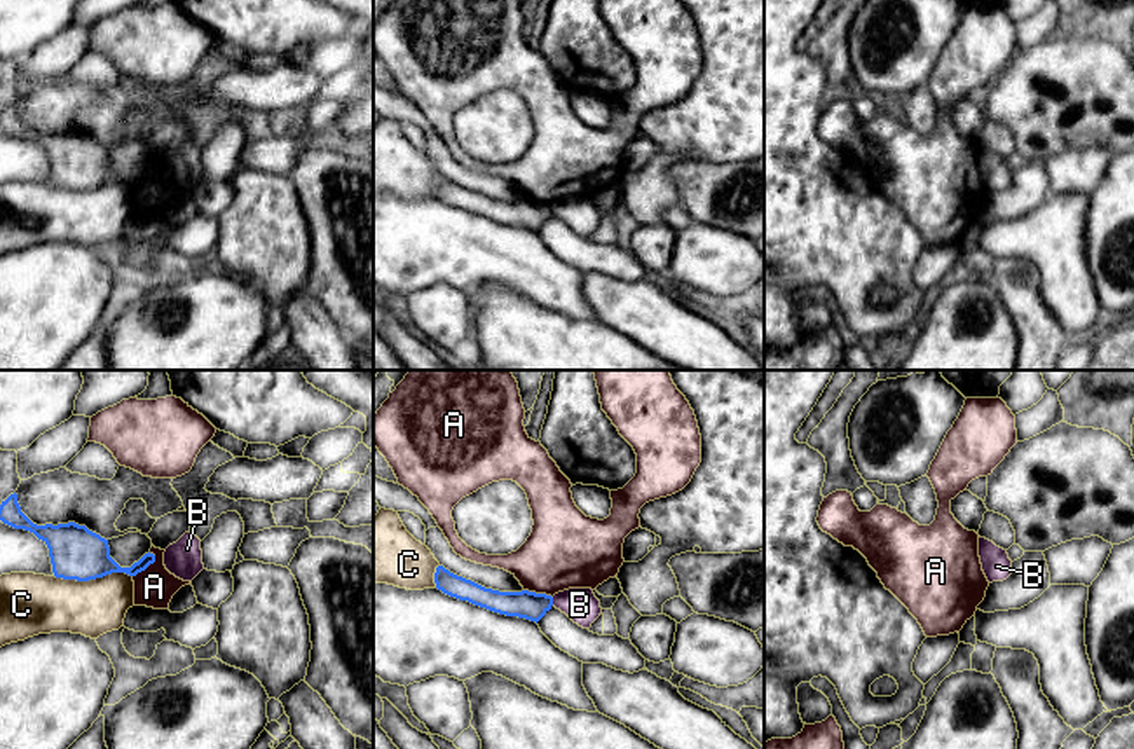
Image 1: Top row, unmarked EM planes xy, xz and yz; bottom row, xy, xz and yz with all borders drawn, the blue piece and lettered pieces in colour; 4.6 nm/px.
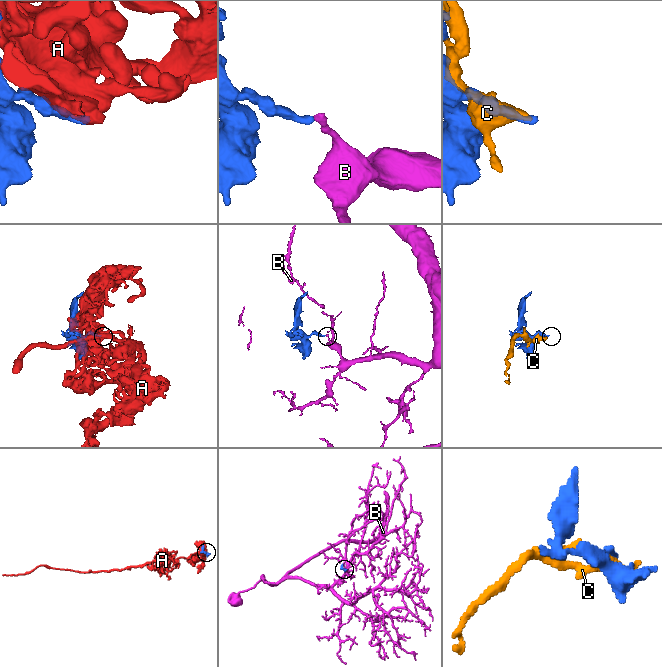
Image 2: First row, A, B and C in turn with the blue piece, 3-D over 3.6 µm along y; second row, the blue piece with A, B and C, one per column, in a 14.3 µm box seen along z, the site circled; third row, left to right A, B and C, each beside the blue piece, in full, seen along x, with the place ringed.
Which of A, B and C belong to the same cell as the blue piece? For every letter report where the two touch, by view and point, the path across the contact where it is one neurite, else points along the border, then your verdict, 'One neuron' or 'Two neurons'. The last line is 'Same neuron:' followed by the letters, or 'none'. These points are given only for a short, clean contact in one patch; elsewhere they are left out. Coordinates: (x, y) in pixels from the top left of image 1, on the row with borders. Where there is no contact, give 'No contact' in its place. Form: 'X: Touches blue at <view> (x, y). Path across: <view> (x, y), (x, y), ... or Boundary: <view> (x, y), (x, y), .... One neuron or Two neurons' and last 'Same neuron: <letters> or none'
A: Touches blue at xy (147, 566). Two neurons
B: Touches blue at xz (552, 601). Boundary: xz (552, 597), (553, 604). Two neurons
C: Touches blue at xy (93, 578). Two neurons
Same neuron: none

